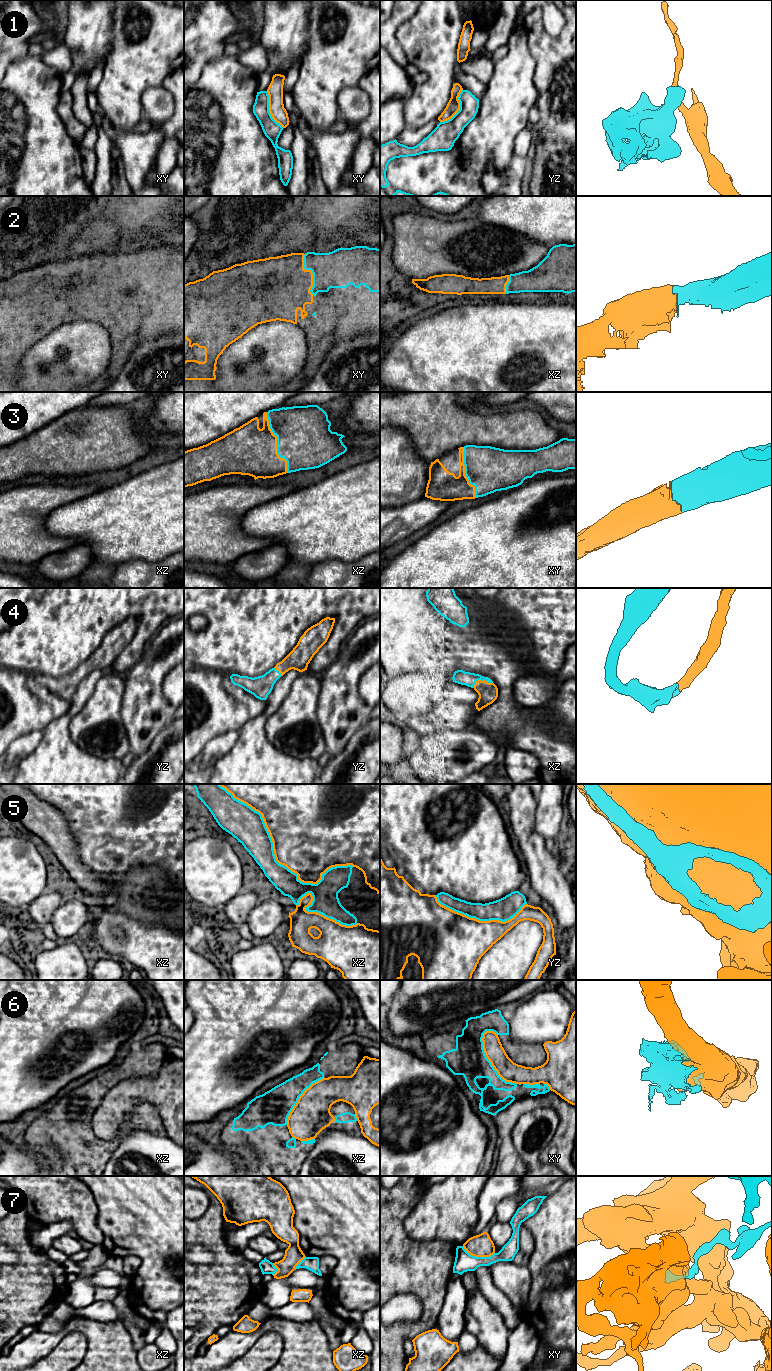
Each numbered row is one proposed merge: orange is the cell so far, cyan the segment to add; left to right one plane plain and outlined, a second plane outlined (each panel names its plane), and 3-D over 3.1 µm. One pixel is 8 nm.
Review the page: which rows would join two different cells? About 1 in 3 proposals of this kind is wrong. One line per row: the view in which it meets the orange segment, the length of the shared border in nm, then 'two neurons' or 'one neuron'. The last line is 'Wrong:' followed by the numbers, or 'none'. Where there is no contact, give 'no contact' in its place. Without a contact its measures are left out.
1: meets orange in yz; contact 320 nm long; two neurons
2: meets orange in xy; contact 340 nm long; one neuron
3: meets orange in xz; contact 500 nm long; one neuron
4: meets orange in xz; contact 170 nm long; one neuron
5: meets orange in xz; contact 1250 nm long; two neurons
6: meets orange in xy; contact 500 nm long; two neurons
7: meets orange in xy; contact 280 nm long; two neurons
Wrong: 1, 5, 6, 7

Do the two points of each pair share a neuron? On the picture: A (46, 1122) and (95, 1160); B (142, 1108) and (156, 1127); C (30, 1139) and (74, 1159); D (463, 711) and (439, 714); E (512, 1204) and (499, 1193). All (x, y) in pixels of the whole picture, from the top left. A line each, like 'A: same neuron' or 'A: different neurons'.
A: same neuron
B: same neuron
C: same neuron
D: same neuron
E: different neurons

